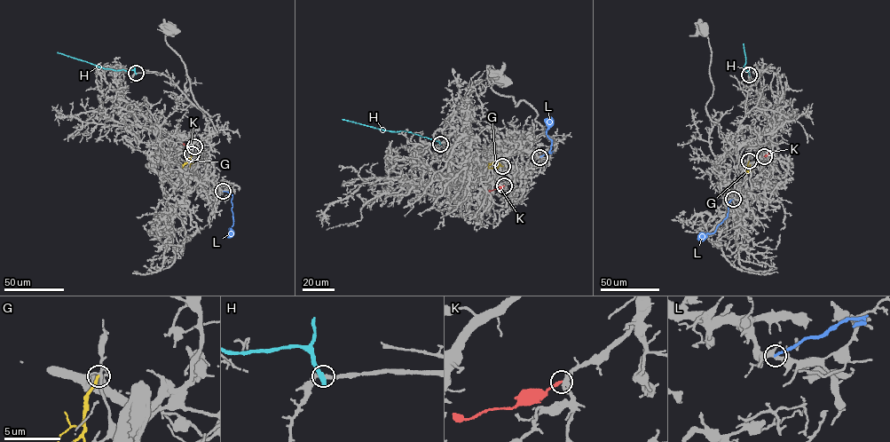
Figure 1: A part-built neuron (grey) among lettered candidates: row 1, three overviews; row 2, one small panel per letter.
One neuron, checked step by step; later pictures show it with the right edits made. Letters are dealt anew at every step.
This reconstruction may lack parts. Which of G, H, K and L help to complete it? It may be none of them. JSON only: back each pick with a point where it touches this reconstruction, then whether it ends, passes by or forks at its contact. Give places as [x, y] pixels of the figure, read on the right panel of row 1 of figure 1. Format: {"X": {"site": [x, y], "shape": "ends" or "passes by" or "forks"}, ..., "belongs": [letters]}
{"belongs": []}

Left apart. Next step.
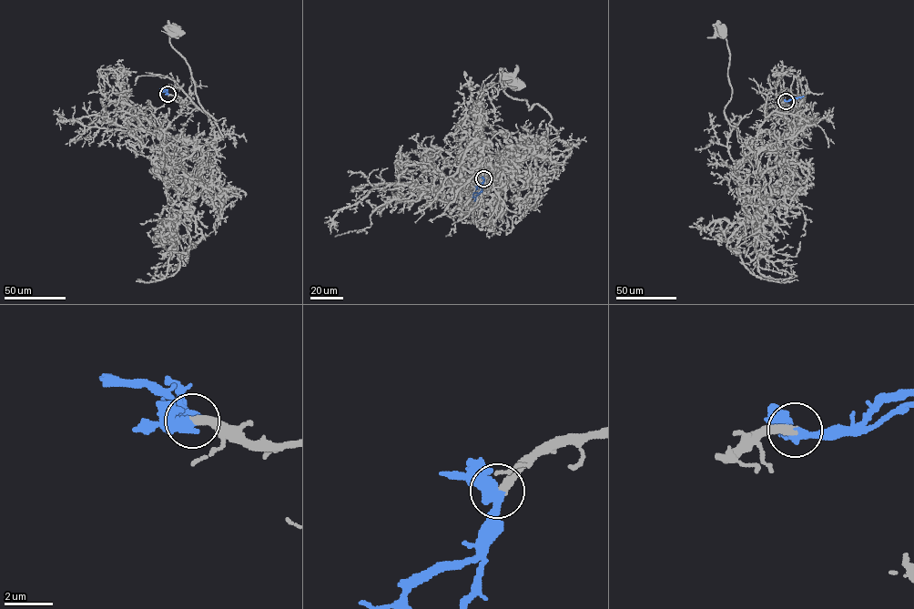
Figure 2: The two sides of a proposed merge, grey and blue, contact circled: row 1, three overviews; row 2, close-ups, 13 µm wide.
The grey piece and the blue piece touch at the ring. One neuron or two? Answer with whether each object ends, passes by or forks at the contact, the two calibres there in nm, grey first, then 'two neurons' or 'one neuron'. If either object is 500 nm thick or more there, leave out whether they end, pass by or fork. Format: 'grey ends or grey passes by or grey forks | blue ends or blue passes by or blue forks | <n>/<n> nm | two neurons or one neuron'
grey ends | blue passes by | 340/440 nm | one neuron

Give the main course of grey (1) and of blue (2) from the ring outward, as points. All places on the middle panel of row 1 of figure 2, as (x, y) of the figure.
1: (483, 178), (533, 159), (556, 137), (541, 106), (529, 109), (526, 100), (508, 96), (503, 90), (512, 82)
2: (483, 178), (482, 191), (473, 201)

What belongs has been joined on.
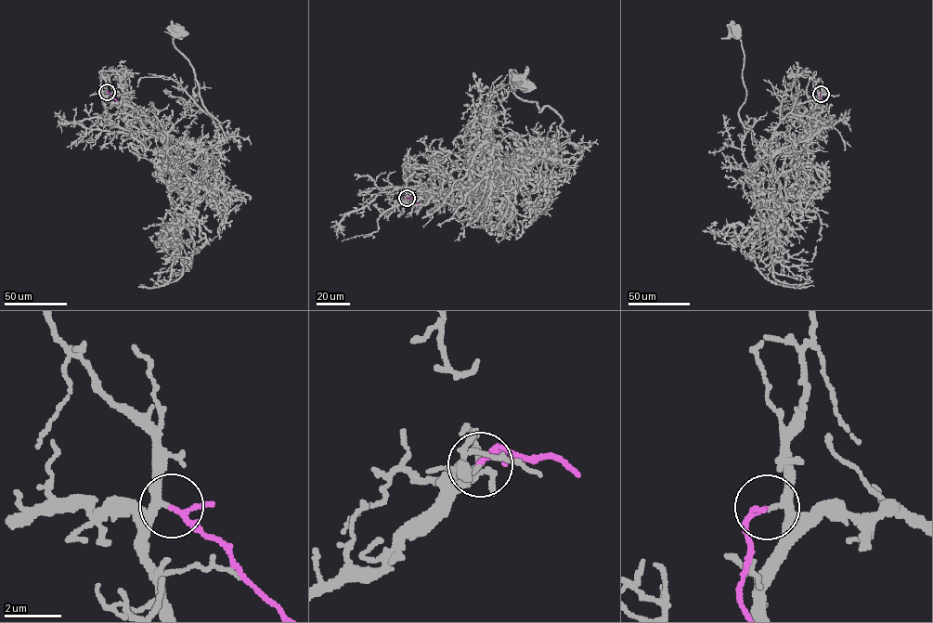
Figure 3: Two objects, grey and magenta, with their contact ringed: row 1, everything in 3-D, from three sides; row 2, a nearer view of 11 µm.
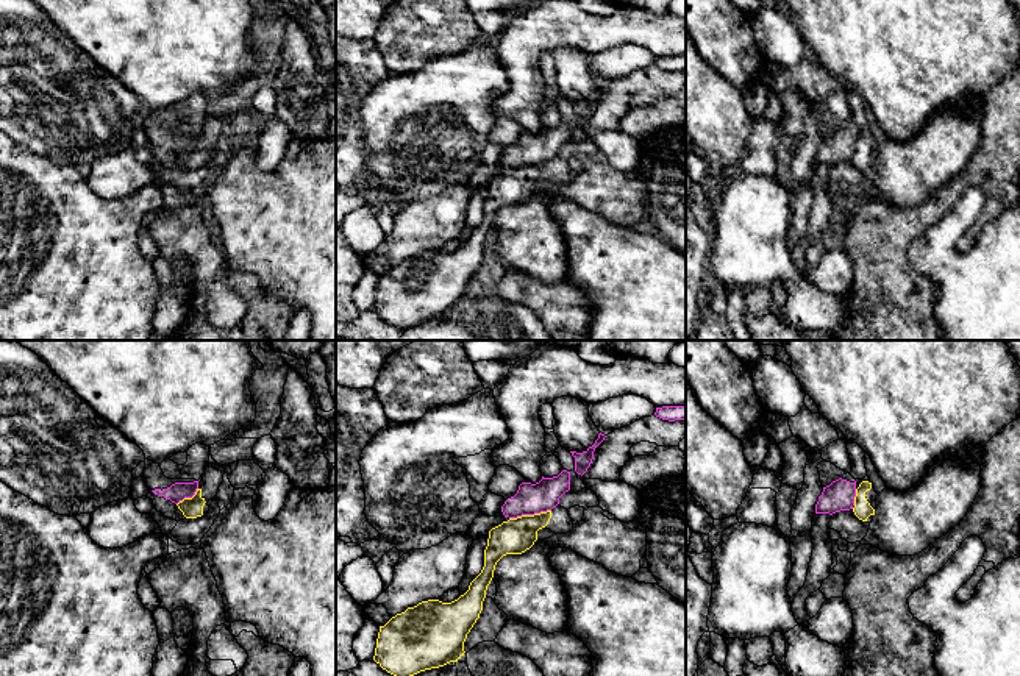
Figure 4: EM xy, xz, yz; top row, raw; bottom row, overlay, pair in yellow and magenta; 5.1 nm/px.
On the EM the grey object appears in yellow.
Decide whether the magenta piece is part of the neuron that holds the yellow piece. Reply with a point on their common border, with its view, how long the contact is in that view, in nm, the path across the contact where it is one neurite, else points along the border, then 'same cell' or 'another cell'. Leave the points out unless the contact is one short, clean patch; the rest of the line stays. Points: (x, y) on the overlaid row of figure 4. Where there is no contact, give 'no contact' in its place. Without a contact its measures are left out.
xz (530, 515) | 220 nm | across xz (516, 536), (530, 515), (531, 498) | same cell

